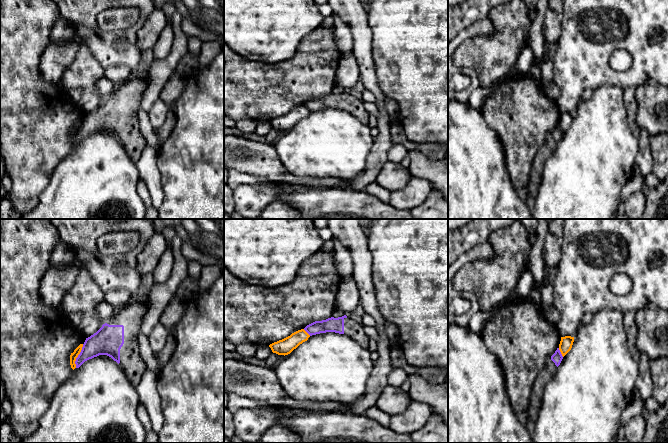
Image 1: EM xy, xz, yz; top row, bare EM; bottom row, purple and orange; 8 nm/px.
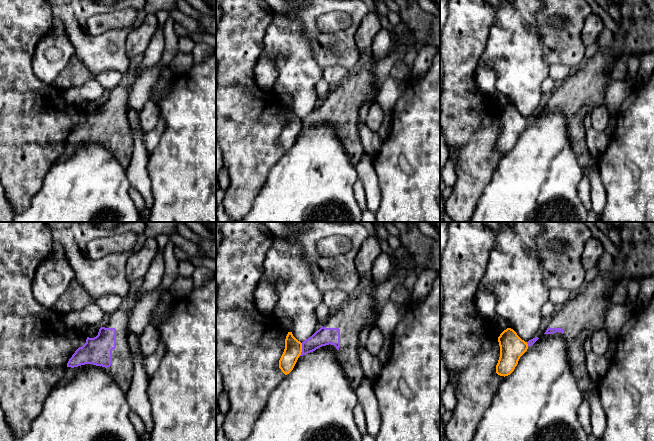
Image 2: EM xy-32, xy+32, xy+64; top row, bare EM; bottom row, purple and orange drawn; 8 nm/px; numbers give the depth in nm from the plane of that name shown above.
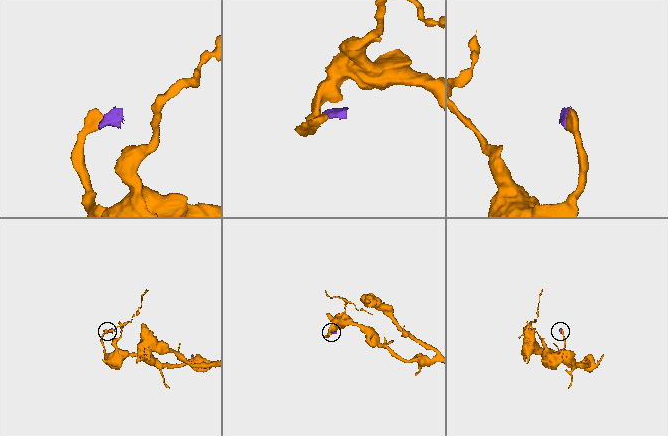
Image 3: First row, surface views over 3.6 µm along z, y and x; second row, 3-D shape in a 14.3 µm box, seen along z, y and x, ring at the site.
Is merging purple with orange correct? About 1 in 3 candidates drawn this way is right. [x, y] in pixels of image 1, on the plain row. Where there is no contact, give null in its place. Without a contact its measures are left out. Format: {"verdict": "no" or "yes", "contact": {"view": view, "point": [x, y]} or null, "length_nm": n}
{"verdict": "no", "contact": {"view": "xy", "point": [78, 132]}, "length_nm": 200}

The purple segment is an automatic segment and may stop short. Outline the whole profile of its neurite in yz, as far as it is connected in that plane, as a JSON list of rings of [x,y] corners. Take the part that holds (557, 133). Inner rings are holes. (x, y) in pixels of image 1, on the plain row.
[[[557,124],[551,135],[546,139],[545,143],[539,148],[534,159],[533,165],[530,169],[528,194],[536,198],[541,180],[543,178],[543,167],[546,161],[554,154],[557,143],[560,141],[563,132]]]

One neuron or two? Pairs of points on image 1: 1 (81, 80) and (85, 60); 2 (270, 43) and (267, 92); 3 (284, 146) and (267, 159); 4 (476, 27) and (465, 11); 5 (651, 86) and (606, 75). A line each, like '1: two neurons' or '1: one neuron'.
1: one neuron
2: two neurons
3: two neurons
4: two neurons
5: two neurons

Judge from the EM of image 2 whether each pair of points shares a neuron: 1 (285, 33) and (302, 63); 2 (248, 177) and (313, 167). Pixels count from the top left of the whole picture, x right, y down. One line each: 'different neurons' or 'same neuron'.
1: same neuron
2: different neurons

